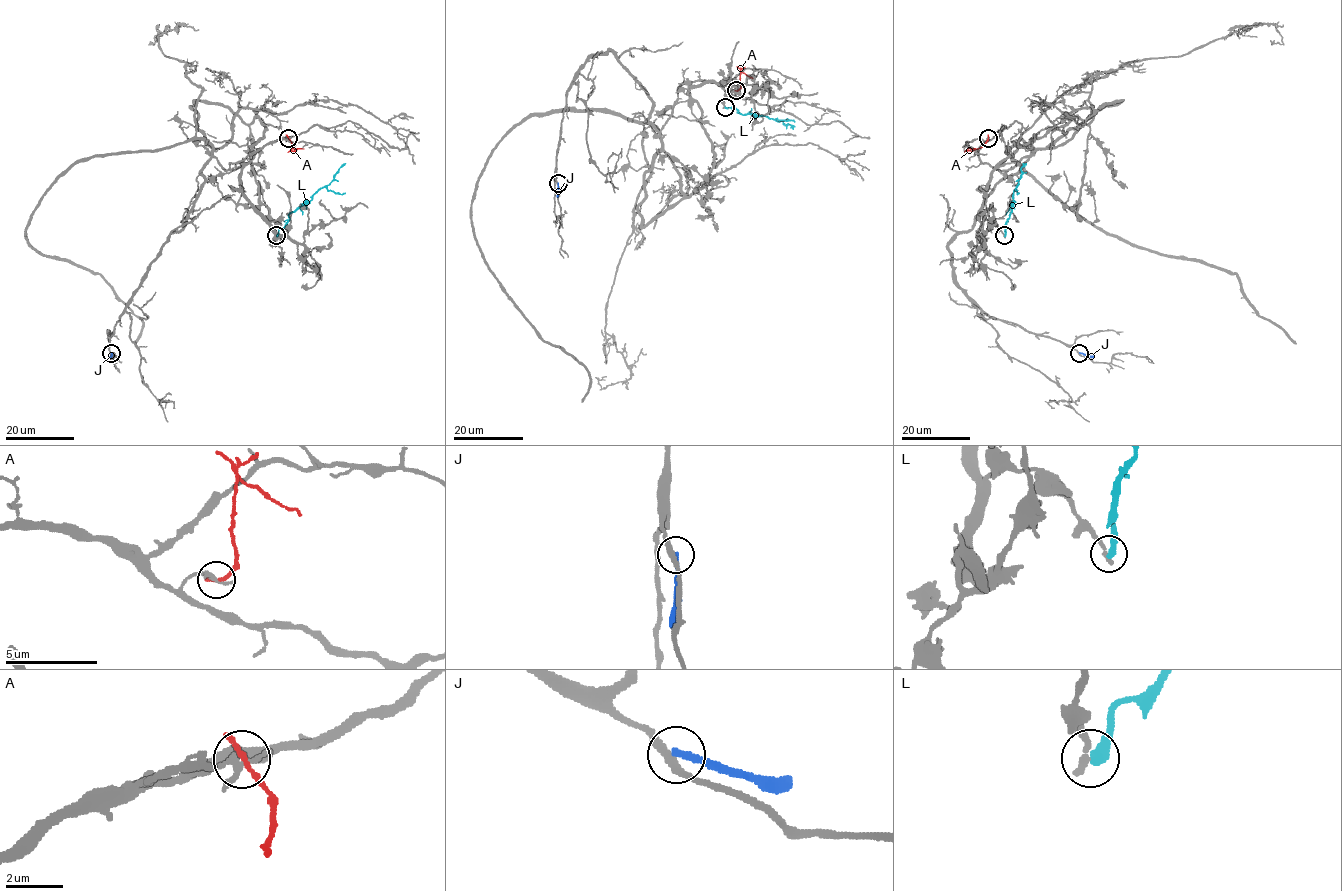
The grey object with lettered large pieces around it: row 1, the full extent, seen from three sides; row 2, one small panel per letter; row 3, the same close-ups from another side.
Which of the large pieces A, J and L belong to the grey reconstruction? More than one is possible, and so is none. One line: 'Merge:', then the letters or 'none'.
Merge: none

